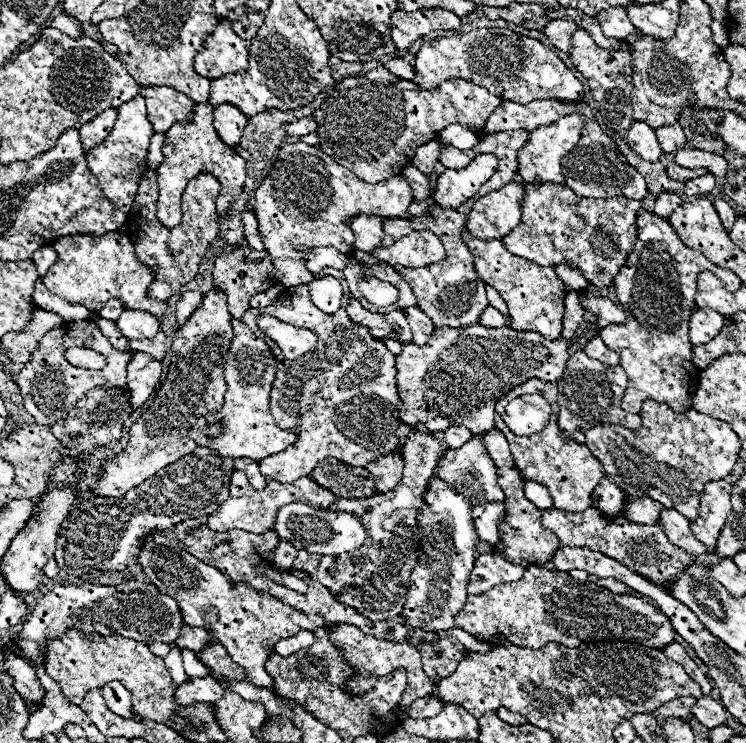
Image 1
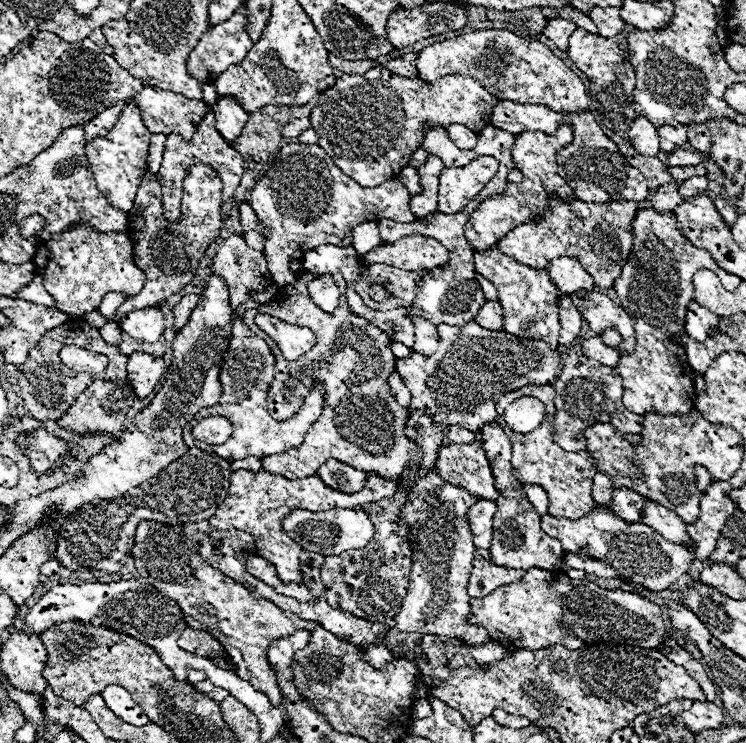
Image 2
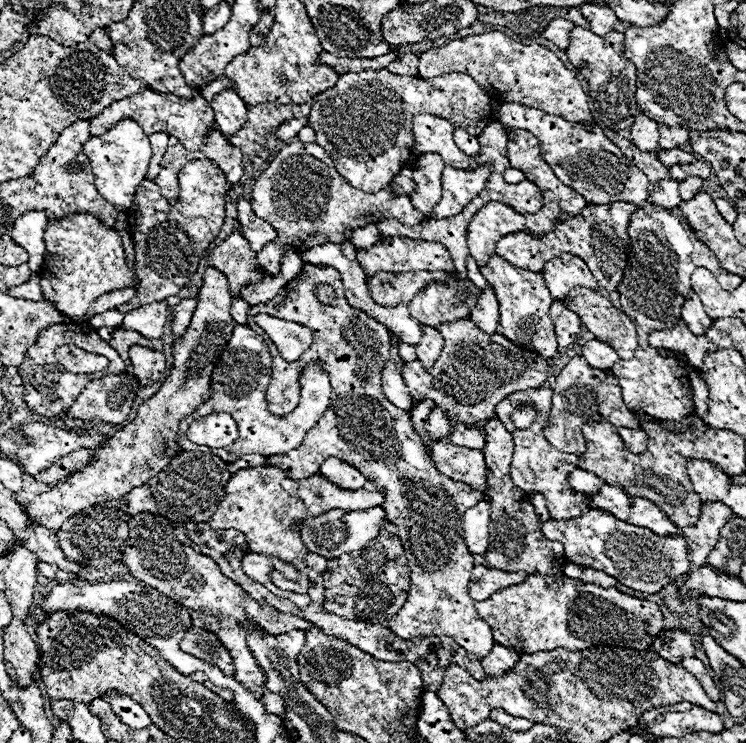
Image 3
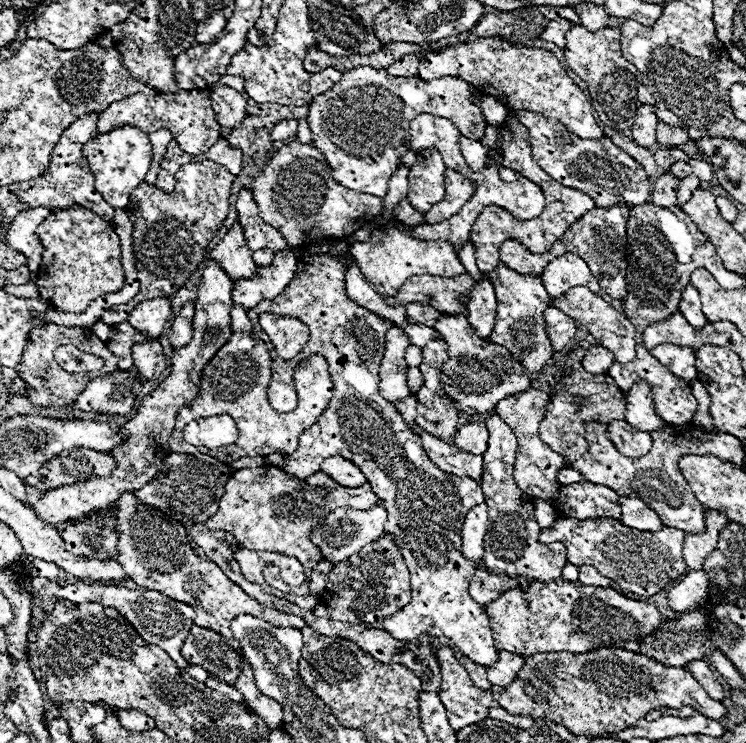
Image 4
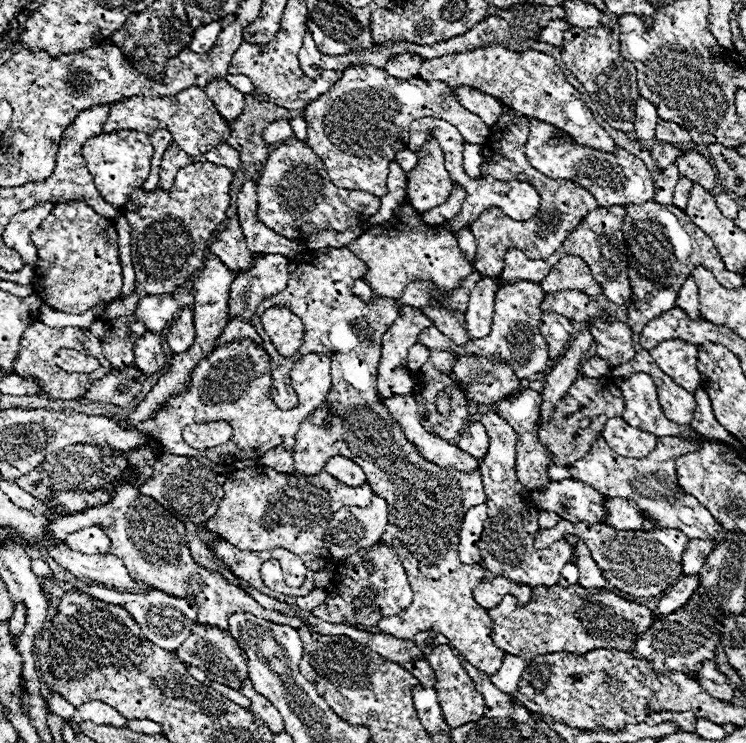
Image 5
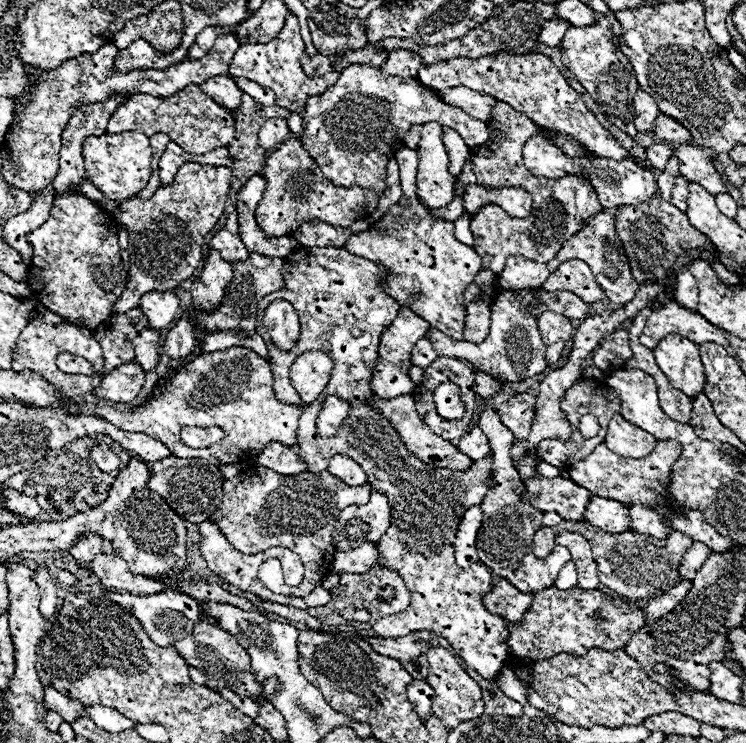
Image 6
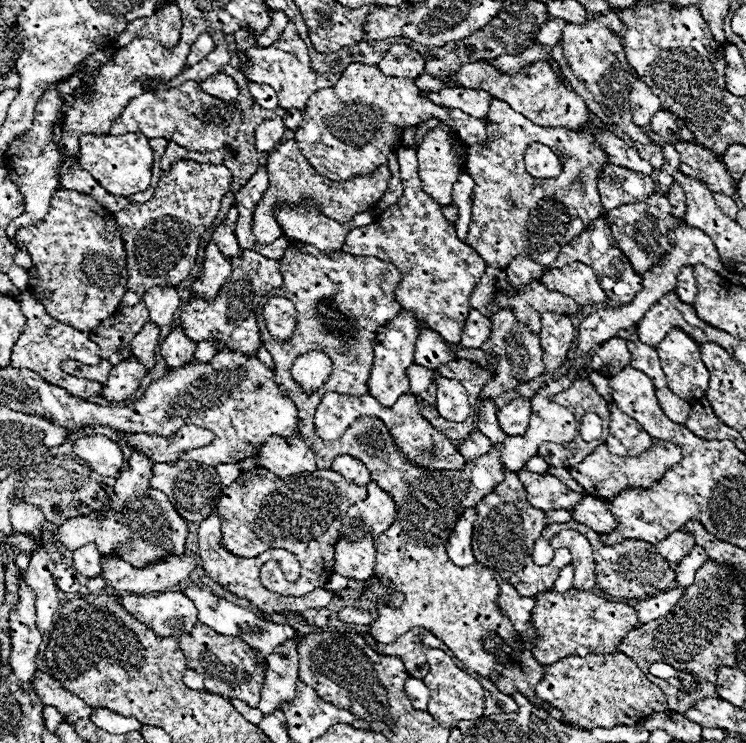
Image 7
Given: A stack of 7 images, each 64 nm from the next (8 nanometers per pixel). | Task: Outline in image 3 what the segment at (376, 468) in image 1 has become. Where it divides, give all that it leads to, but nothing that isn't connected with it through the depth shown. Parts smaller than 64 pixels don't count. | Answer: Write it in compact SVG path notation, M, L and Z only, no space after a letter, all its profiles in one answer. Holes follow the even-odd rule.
M258 466L258 468L246 468L232 474L230 482L226 484L226 496L218 506L218 512L208 520L210 528L214 530L228 530L236 528L246 534L246 540L250 544L250 550L264 556L274 556L286 564L292 564L298 568L300 578L298 582L290 582L286 578L278 578L274 582L282 590L294 590L294 592L306 592L308 590L308 568L304 564L304 554L308 552L304 542L300 540L300 534L292 530L292 522L296 518L308 518L318 516L322 512L334 510L334 508L348 508L348 510L368 510L374 506L382 506L384 496L374 486L374 482L366 482L360 490L340 490L332 482L324 480L322 476L310 476L306 480L290 480L282 470L270 468L270 466Z

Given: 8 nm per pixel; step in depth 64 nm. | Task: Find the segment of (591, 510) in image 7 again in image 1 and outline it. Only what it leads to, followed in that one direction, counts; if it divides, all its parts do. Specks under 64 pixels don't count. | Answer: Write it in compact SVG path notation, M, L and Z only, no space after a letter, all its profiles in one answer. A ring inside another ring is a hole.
M662 510L662 522L660 528L666 532L668 540L686 550L692 556L702 556L706 554L706 546L700 544L700 540L694 538L692 530L690 530L690 520L686 520L682 514L678 514L676 510Z

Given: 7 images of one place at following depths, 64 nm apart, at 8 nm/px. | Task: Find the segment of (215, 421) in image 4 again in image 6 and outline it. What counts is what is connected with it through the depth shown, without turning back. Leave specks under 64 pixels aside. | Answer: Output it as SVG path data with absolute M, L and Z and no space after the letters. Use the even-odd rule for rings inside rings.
M186 426L182 430L182 442L186 446L194 448L208 448L212 442L222 440L222 430L220 428L196 428L196 426Z

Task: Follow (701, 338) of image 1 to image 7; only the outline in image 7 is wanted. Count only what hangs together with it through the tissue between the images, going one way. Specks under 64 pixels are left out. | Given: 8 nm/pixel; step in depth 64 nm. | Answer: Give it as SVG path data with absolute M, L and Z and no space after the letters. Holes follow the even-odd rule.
M684 266L684 268L680 270L680 274L678 274L678 284L676 284L674 294L676 294L684 304L688 304L688 306L694 304L698 290L696 290L696 280L694 280L692 266Z

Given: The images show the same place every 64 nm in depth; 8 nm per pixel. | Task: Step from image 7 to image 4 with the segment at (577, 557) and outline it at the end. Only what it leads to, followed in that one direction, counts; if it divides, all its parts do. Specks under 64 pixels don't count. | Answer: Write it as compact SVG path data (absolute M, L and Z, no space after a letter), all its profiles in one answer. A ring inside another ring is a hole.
M580 566L580 578L578 578L582 584L592 584L592 586L602 586L602 588L616 588L614 580L598 574L596 568L592 566Z

